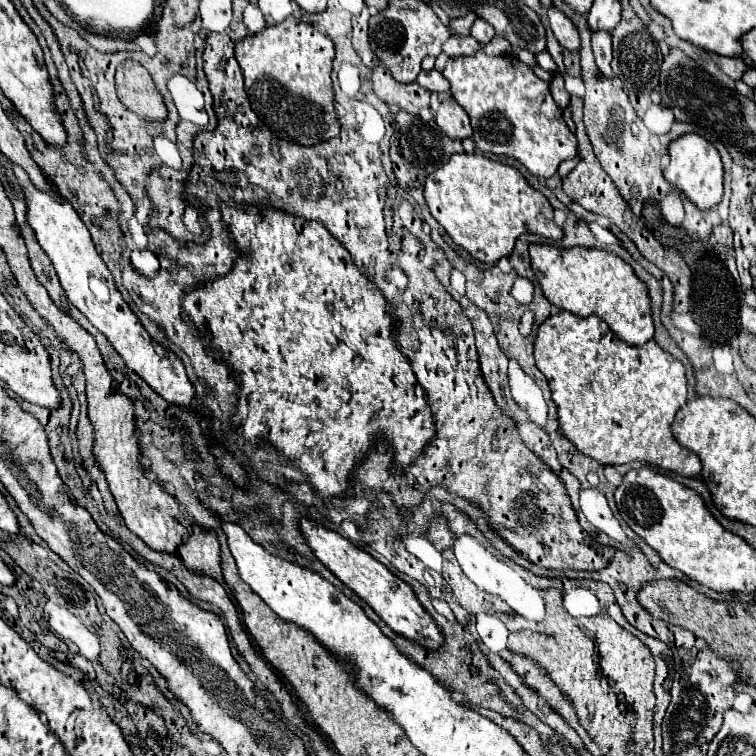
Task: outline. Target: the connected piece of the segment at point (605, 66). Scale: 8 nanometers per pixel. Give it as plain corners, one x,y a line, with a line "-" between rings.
593,31
591,35
591,45
593,45
593,53
595,53
595,63
601,69
603,75
611,77
611,33
609,31

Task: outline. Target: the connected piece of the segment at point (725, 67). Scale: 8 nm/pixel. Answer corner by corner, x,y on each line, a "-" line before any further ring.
721,57
719,63
721,71
727,73
733,81
739,81
743,77
743,73
747,71
747,65
743,63
743,59
735,59
735,57

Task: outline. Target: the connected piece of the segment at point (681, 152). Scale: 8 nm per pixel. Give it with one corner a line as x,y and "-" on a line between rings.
685,133
669,143
669,165
665,167
665,179
679,187
699,209
711,209
723,197
723,163
719,151
697,133

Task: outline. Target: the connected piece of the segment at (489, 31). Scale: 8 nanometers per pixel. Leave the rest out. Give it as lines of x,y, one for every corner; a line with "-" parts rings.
477,17
475,23
473,23
473,27
471,27
471,37
475,37
481,43
489,43
493,39
493,35
495,35
493,27
485,19

